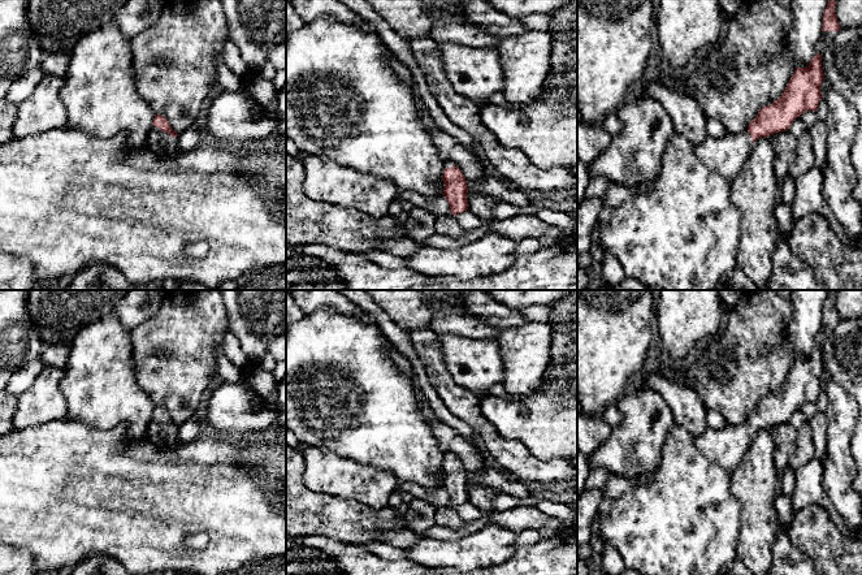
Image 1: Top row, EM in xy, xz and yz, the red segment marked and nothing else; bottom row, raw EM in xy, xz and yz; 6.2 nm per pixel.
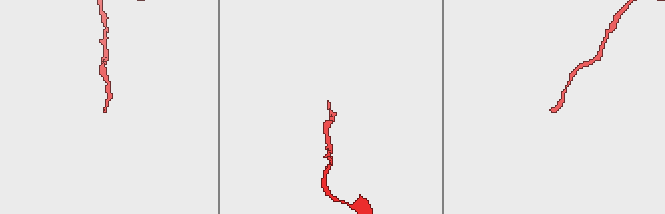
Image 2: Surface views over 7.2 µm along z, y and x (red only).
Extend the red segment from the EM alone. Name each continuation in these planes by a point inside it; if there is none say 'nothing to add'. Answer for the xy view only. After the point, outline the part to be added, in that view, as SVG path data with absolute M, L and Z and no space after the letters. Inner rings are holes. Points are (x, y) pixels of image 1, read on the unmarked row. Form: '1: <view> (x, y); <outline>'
1: xy (163, 435); M152 418L148 424L148 435L152 441L161 449L166 449L169 446L176 446L179 444L177 441L177 429L161 423L156 418Z

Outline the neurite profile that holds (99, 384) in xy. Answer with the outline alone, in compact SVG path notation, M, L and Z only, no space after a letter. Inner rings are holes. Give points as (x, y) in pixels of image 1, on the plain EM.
M112 311L83 328L69 343L68 364L60 381L68 420L95 428L125 424L127 440L139 440L148 431L156 405L137 381L130 333Z

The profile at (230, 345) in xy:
M230 329L224 334L221 347L231 364L241 372L251 364L252 360L242 350L238 338L231 333Z

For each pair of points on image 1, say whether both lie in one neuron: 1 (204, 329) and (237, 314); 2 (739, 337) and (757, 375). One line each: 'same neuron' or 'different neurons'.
1: different neurons
2: same neuron

